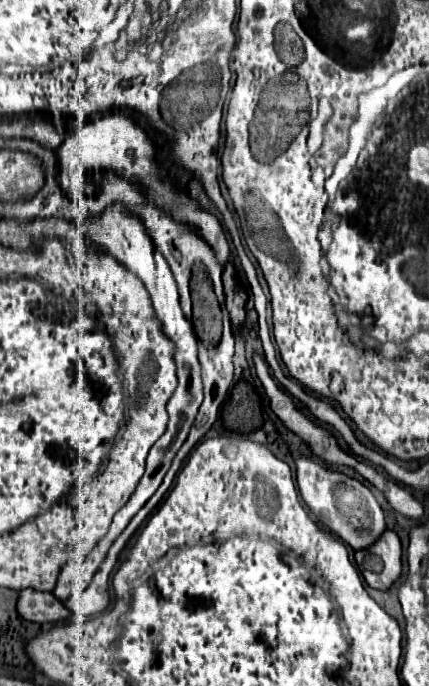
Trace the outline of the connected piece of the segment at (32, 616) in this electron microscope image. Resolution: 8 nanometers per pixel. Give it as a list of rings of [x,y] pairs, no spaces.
[[[24,589],[18,599],[18,613],[34,623],[56,623],[70,617],[70,611],[52,593]]]

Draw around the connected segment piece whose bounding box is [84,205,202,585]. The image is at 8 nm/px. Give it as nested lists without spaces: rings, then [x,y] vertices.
[[[114,205],[110,209],[106,209],[102,213],[102,217],[90,219],[90,239],[94,245],[98,245],[98,249],[106,249],[106,253],[110,253],[110,257],[114,257],[116,261],[122,261],[122,265],[126,265],[126,269],[132,269],[132,273],[146,285],[146,291],[150,293],[150,301],[154,305],[154,315],[158,317],[158,321],[162,321],[162,331],[166,333],[166,337],[170,337],[170,341],[174,341],[174,363],[176,363],[176,373],[178,373],[178,387],[172,393],[166,411],[170,413],[170,421],[166,427],[166,433],[154,443],[154,449],[150,449],[148,461],[146,461],[146,473],[142,477],[142,481],[138,483],[134,495],[130,497],[130,501],[114,515],[114,521],[110,525],[108,535],[96,545],[96,549],[90,553],[90,557],[84,561],[86,565],[86,573],[84,573],[84,585],[88,585],[94,577],[94,573],[98,571],[98,565],[102,565],[102,561],[106,559],[106,553],[110,549],[110,545],[118,539],[118,533],[122,533],[122,529],[126,529],[126,525],[130,523],[130,517],[134,517],[134,513],[138,513],[138,509],[142,509],[142,505],[156,493],[156,489],[160,487],[172,459],[176,457],[178,449],[182,447],[182,443],[188,437],[188,431],[196,419],[198,407],[202,403],[202,381],[200,381],[200,363],[198,363],[198,339],[192,331],[192,325],[188,323],[188,319],[184,317],[182,309],[180,309],[180,301],[178,301],[178,289],[176,289],[176,281],[172,277],[170,267],[166,265],[166,259],[156,251],[154,243],[150,241],[142,221],[138,217],[134,217],[124,205]]]

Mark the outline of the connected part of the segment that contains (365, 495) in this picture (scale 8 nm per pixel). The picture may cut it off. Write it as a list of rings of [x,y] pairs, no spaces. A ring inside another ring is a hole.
[[[306,457],[296,459],[296,477],[298,477],[298,487],[302,493],[302,499],[312,509],[312,513],[318,517],[318,521],[324,523],[324,527],[328,531],[336,533],[352,549],[370,547],[386,531],[384,513],[382,513],[378,501],[374,499],[372,491],[366,485],[362,485],[360,481],[340,475],[338,471],[334,471],[326,465],[318,465]]]

